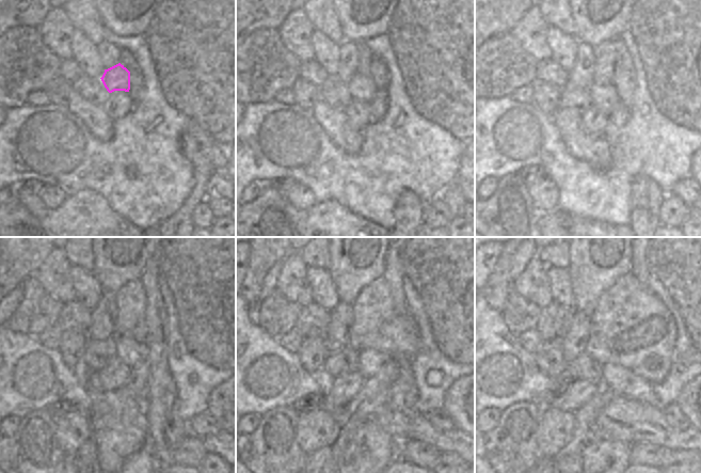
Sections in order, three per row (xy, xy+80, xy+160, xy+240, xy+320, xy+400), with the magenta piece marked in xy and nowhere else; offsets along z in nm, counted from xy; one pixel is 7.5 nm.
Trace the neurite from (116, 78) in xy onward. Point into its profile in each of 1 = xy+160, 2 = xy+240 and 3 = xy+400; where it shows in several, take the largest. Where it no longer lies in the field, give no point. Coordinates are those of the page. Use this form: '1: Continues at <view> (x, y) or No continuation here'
1: Continues at xy+160 (605, 97)
2: Continues at xy+240 (130, 350)
3: Continues at xy+400 (622, 381).

